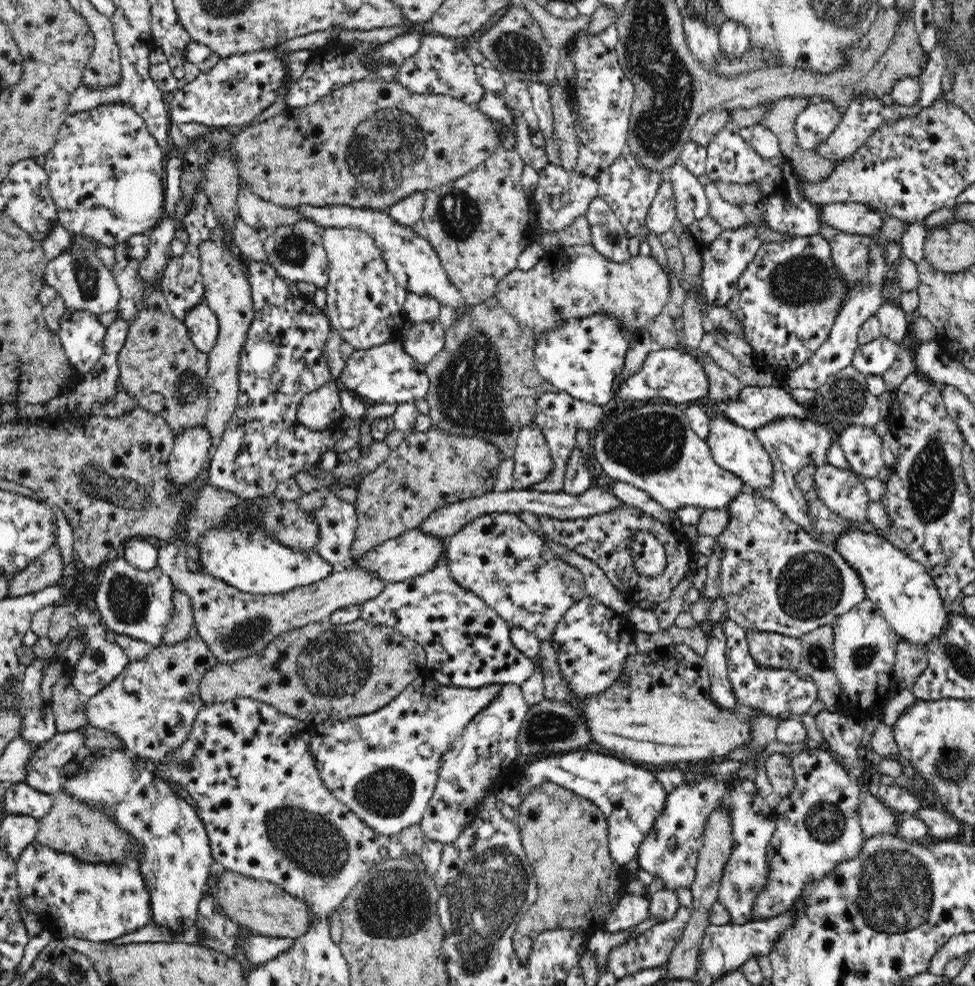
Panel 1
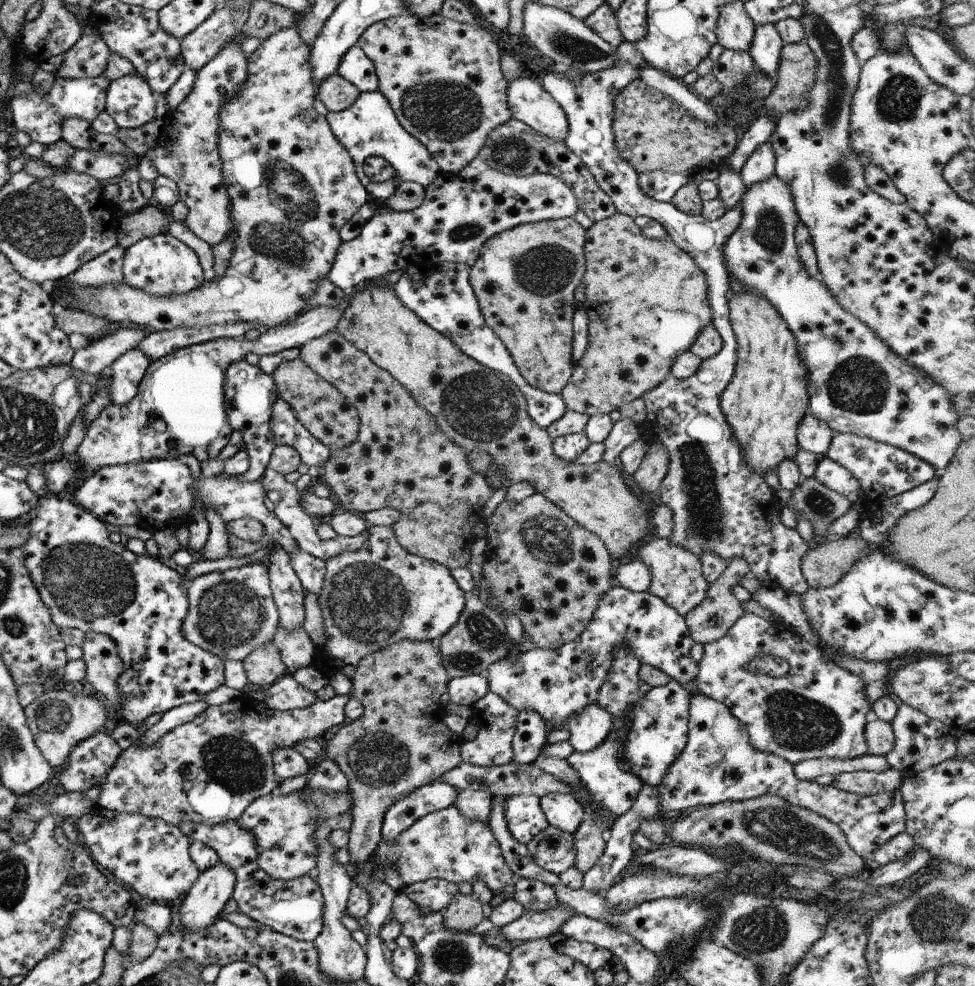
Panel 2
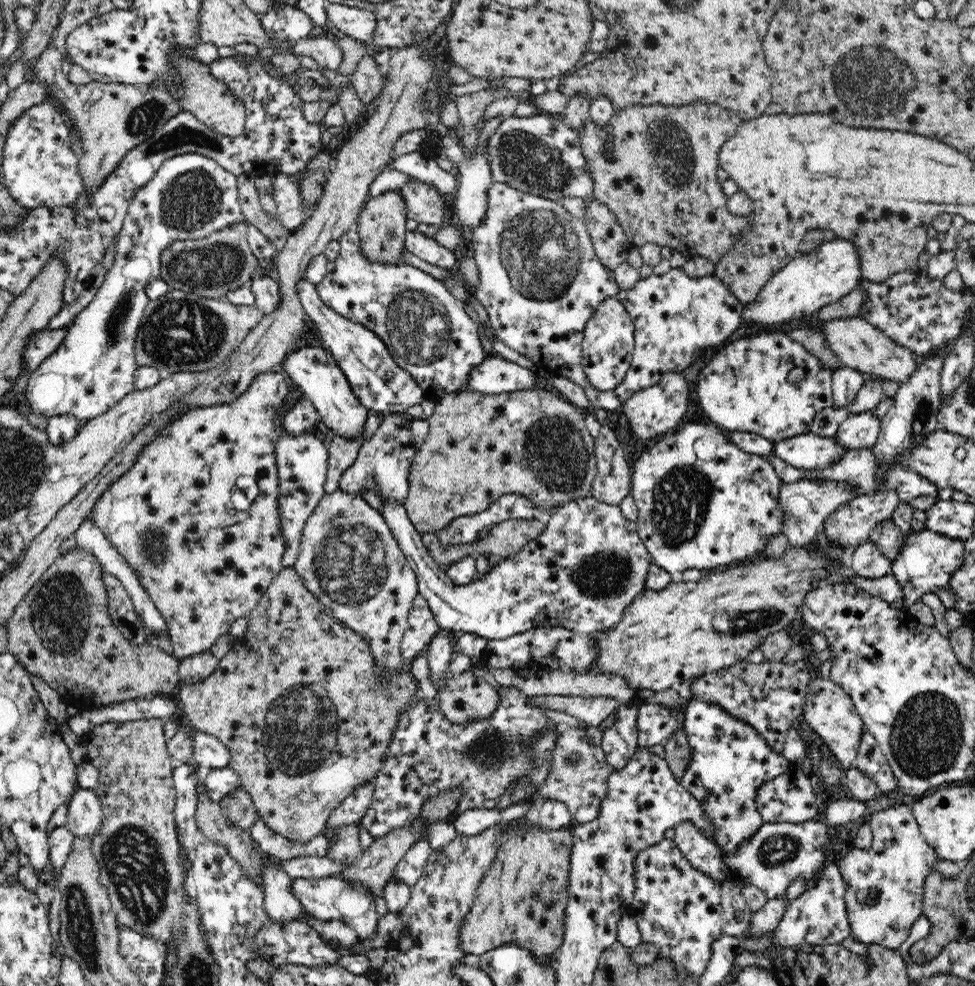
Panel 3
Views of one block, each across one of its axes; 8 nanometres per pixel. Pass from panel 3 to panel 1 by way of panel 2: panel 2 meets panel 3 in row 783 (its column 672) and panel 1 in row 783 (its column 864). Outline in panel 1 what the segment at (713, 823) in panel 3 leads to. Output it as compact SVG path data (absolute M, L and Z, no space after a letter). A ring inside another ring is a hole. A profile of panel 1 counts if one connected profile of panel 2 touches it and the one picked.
M708 776L695 783L686 783L678 786L676 790L667 793L664 810L656 818L653 829L640 843L637 852L639 868L660 877L665 882L664 888L674 891L679 888L689 888L696 876L696 865L701 846L703 845L703 832L710 814L718 807L728 807L730 823L732 823L732 854L730 854L720 888L718 900L728 909L732 924L746 924L752 921L752 904L756 894L768 882L768 861L766 852L776 828L776 819L771 807L758 794L754 781L718 782L714 776Z

